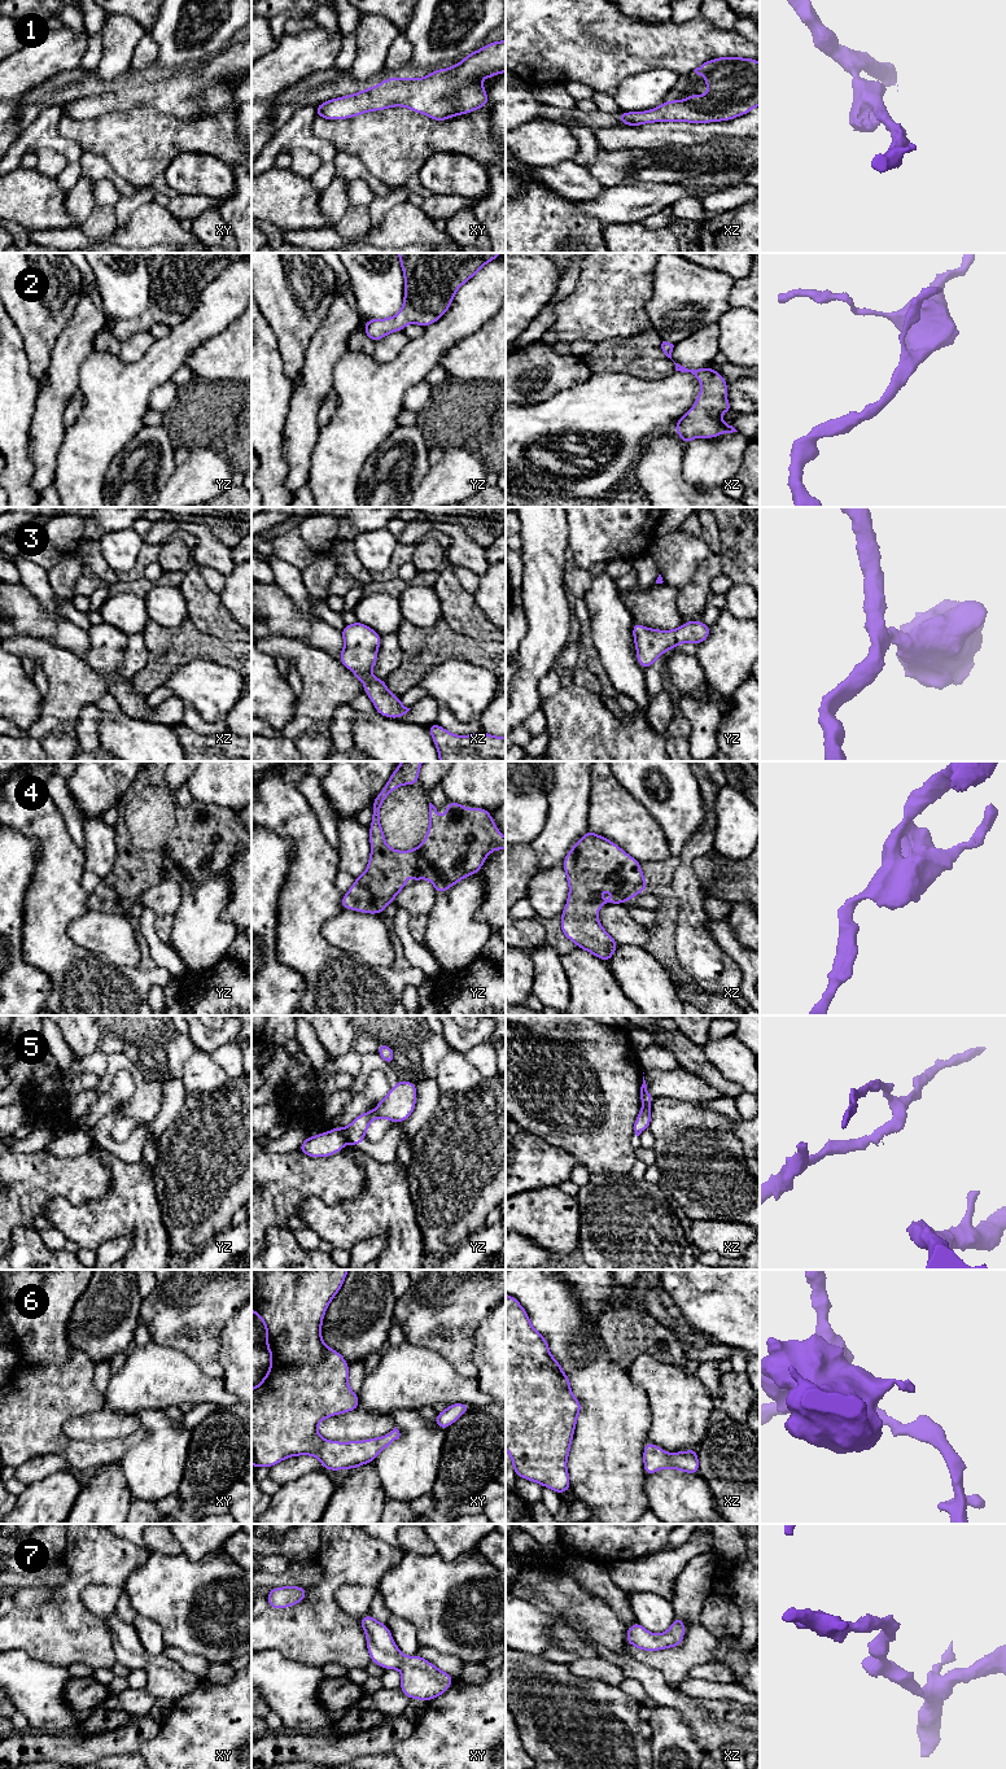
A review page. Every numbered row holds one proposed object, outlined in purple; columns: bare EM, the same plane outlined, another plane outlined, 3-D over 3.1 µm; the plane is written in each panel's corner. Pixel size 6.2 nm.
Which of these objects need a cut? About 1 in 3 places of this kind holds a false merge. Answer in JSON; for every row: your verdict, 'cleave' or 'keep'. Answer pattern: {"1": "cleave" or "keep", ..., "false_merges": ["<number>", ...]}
{"1": "keep", "2": "keep", "3": "keep", "4": "keep", "5": "cleave", "6": "keep", "7": "keep", "false_merges": ["5"]}

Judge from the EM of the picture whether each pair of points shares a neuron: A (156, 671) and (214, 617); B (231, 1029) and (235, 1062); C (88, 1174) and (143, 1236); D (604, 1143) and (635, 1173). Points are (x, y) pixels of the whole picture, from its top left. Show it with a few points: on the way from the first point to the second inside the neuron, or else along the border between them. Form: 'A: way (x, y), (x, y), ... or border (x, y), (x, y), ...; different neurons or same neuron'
A: border (189, 619), (201, 632), (228, 641); different neurons
B: border (237, 1035), (210, 1053); different neurons
C: border (104, 1165), (110, 1188), (78, 1205); different neurons
D: border (637, 1158), (629, 1173); different neurons

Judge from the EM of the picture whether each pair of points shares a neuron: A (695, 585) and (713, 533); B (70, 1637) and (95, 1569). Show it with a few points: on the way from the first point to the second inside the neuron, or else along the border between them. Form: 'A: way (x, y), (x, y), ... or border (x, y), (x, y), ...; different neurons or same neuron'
A: way (707, 572), (712, 567), (713, 546); same neuron
B: way (70, 1620), (70, 1593), (78, 1585); same neuron

